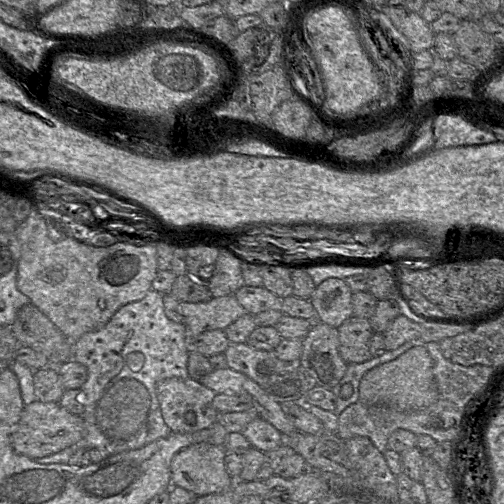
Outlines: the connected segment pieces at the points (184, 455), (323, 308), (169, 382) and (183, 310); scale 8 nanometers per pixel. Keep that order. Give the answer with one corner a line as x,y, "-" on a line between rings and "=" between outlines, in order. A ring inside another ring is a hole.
206,442
182,449
171,461
172,486
188,490
197,497
226,491
237,480
227,473
225,456
223,446
=
329,278
318,285
310,299
316,321
338,328
353,316
353,292
343,279
=
191,378
164,379
157,384
156,392
163,420
172,433
193,433
209,428
216,422
219,412
211,406
216,393
200,384
198,380
-
187,412
195,414
194,425
186,423
184,415
=
234,294
212,297
204,302
180,302
179,312
184,317
183,324
190,337
209,330
224,330
246,314

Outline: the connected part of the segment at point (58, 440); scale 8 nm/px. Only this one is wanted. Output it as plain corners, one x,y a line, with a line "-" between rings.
34,401
24,406
11,435
11,443
16,453
37,459
62,451
79,442
83,435
84,422
81,416
68,412
56,402

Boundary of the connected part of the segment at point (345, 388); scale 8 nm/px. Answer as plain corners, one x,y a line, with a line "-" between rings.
412,339
392,351
386,351
383,355
373,357
369,361
357,364
348,364
347,371
340,382
331,389
337,399
336,408
333,411
337,416
347,407
359,400
359,386
362,377
370,370
382,364
390,362
416,345
425,345
421,339

